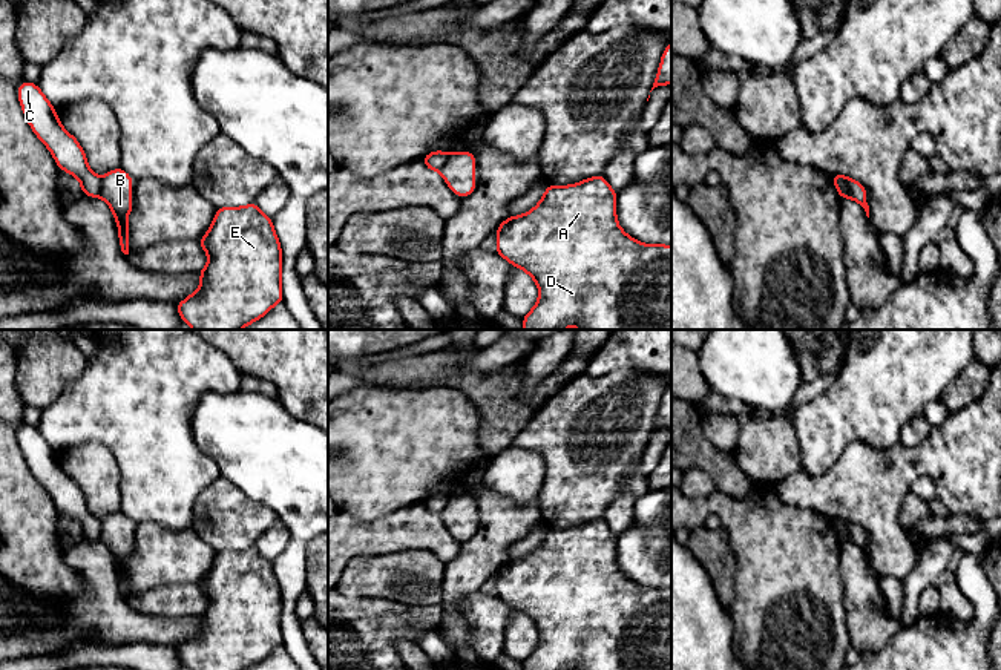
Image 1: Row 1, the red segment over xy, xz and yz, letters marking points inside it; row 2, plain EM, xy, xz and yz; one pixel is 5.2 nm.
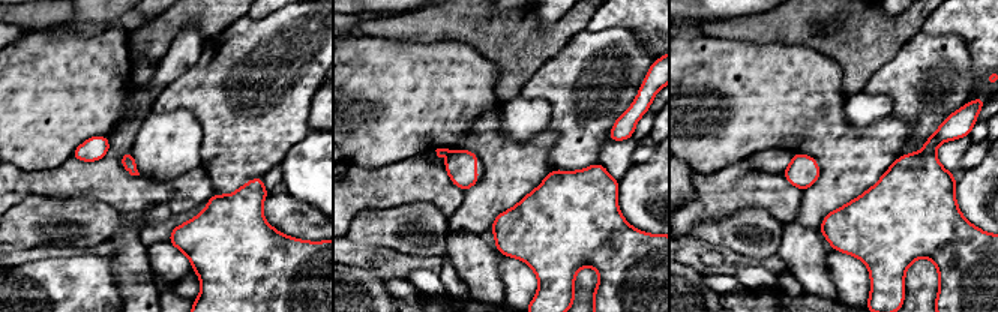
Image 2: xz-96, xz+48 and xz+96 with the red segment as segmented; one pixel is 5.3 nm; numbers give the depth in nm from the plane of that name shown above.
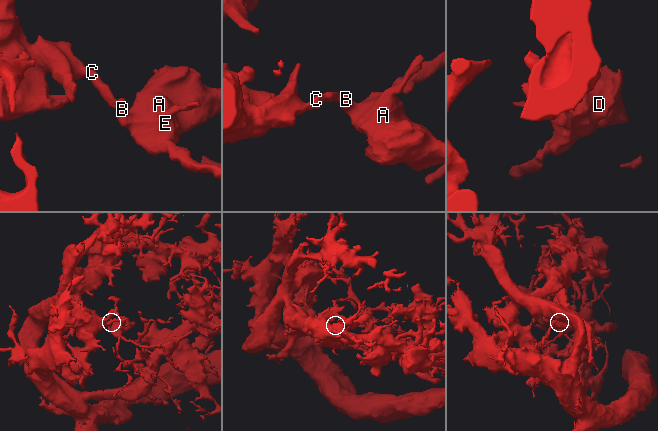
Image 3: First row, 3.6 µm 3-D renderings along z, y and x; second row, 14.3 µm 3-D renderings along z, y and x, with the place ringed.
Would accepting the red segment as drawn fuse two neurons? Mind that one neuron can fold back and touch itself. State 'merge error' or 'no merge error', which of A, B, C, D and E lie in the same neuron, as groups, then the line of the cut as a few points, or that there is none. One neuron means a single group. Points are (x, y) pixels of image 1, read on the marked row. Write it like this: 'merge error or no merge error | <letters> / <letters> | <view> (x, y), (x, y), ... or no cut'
merge error | A B D E / C | xy (101, 178), (98, 197)

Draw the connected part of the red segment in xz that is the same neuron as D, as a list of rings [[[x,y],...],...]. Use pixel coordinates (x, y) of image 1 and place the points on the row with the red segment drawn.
[[[602,175],[587,178],[570,186],[549,186],[540,202],[524,215],[509,216],[497,228],[497,255],[515,268],[524,270],[538,285],[540,297],[533,308],[523,317],[523,330],[671,330],[671,245],[644,244],[630,238],[616,219],[618,193],[609,186]]]

